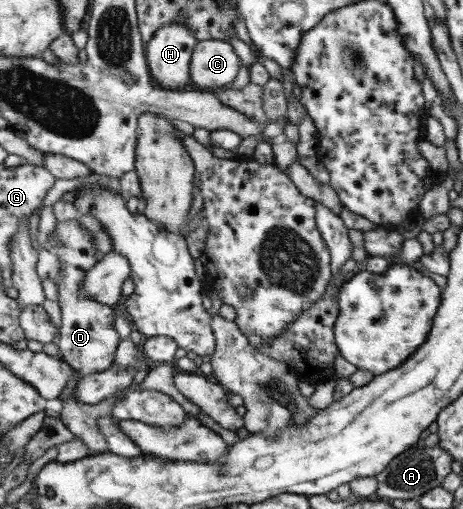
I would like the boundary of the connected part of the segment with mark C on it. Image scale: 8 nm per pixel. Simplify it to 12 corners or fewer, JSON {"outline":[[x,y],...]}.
{"outline":[[200,41],[191,80],[203,91],[230,87],[241,64],[233,43]]}

